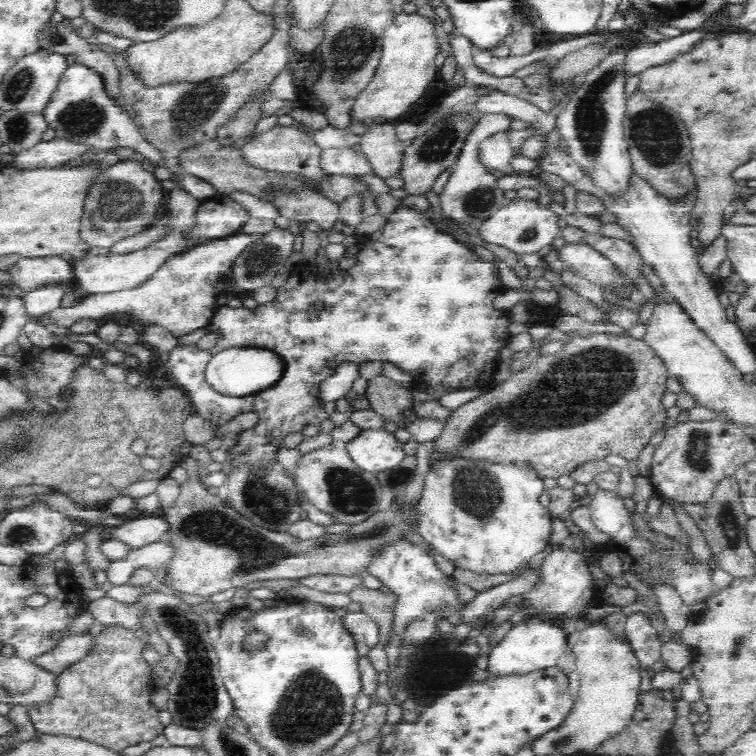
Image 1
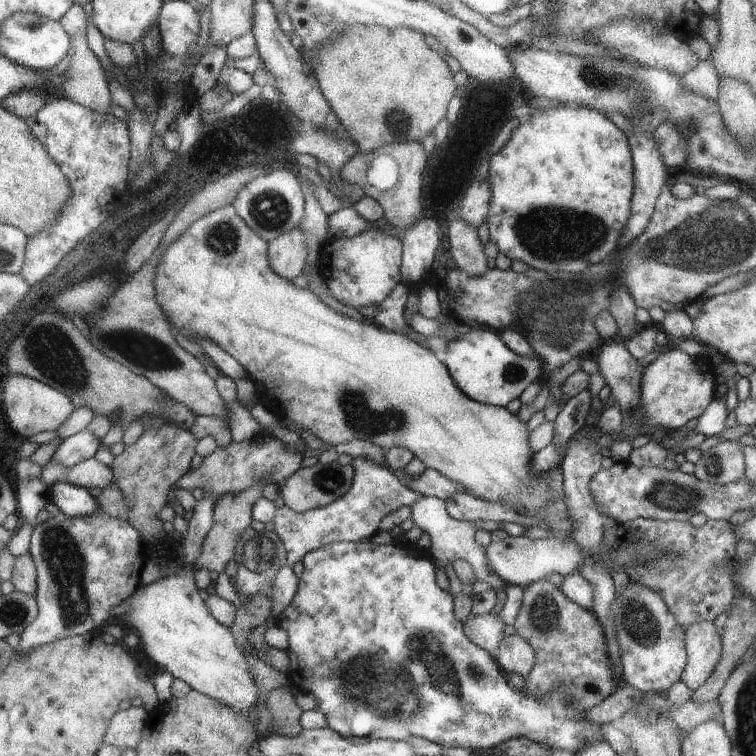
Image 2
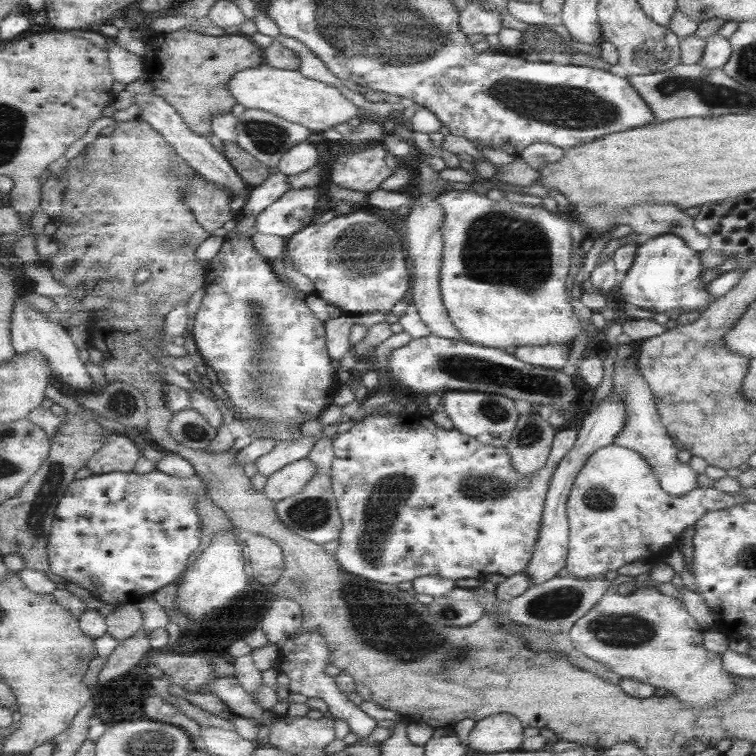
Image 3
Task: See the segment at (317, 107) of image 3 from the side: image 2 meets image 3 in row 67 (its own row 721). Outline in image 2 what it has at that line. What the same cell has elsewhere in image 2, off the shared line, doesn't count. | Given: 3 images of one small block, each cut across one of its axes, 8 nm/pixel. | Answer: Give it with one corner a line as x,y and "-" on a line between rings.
204,490
203,498
193,507
189,532
182,540
185,568
177,576
141,584
134,595
124,600
129,609
122,615
121,622
127,624
128,632
139,636
151,660
186,682
191,689
215,697
239,712
247,712
247,716
257,720
259,736
271,736
279,732
279,722
267,701
263,700
262,689
251,672
247,654
231,628
215,620
209,612
196,584
195,564
201,563
203,543
213,528
217,503
217,498
209,490

